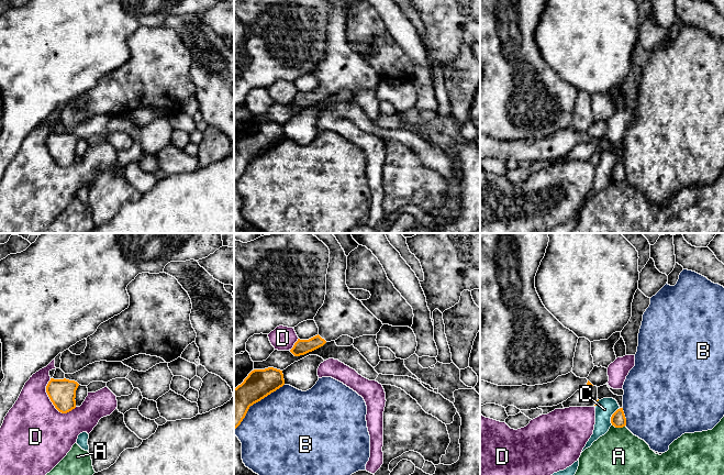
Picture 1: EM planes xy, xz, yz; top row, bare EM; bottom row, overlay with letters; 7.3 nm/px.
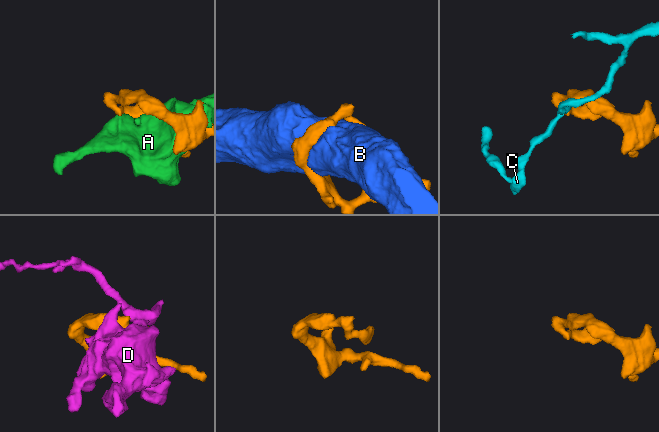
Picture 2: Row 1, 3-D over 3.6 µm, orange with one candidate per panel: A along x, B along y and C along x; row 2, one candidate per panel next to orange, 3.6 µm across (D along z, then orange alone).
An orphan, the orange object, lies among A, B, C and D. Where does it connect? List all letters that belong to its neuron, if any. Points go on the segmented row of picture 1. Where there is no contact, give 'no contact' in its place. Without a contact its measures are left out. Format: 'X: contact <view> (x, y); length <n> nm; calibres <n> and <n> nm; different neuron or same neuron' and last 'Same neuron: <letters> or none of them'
A: contact yz (619, 427); length 100 nm; calibres 110 and 340 nm; different neuron
B: contact xz (255, 402); length 500 nm; calibres 220 and 480 nm; different neuron
C: contact yz (612, 416); length 140 nm; calibres 110 and 140 nm; different neuron
D: contact xy (52, 401); length 300 nm; calibres 200 and 460 nm; different neuron
Same neuron: none of them

